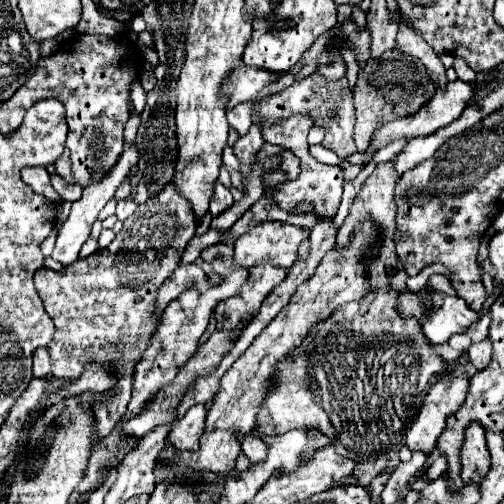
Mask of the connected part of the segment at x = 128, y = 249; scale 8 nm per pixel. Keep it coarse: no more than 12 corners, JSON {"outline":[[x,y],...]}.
{"outline":[[167,184],[107,248],[39,268],[53,374],[119,372],[97,440],[131,400],[155,294],[195,236]]}

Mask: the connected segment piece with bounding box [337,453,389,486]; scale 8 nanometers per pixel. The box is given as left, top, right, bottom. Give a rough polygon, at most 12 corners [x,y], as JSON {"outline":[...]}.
{"outline":[[388,453],[373,462],[360,462],[355,472],[337,486],[369,482],[387,468]]}

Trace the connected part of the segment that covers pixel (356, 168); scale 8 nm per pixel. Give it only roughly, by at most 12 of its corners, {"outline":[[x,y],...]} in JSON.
{"outline":[[341,162],[343,178],[355,180],[357,174],[365,168],[365,164],[349,164]]}

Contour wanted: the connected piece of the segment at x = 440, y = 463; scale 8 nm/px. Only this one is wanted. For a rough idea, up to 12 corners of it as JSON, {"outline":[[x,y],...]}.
{"outline":[[435,458],[423,472],[427,482],[437,480],[445,468],[445,458]]}

